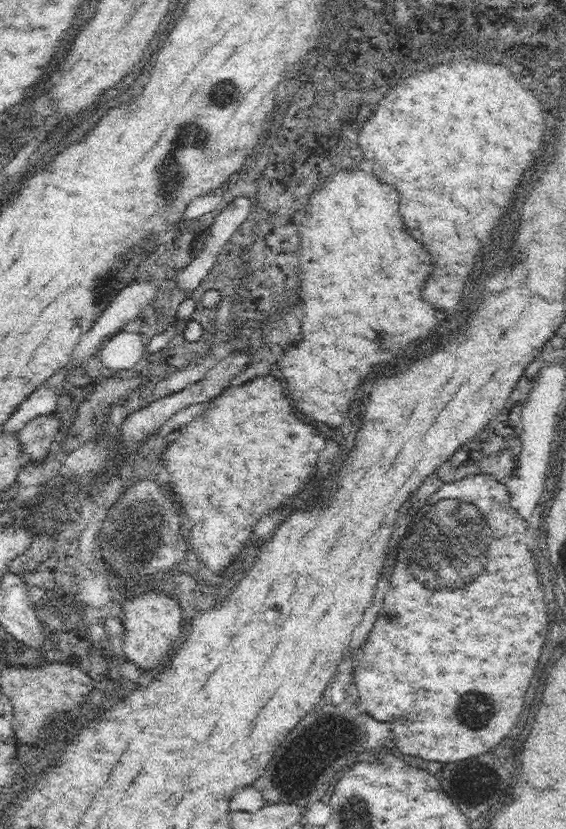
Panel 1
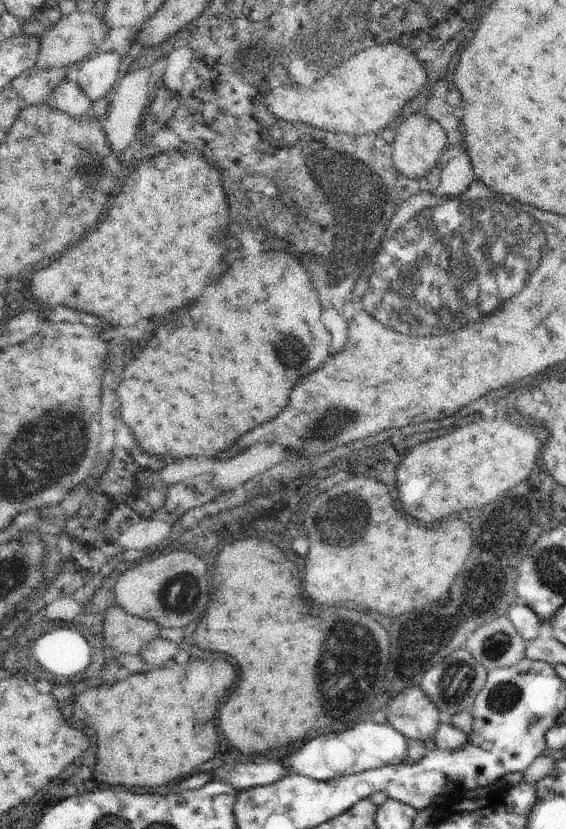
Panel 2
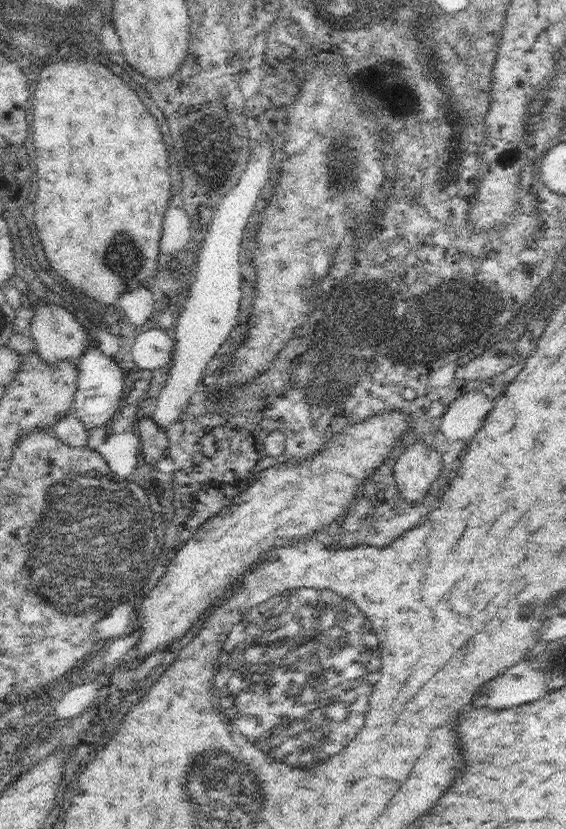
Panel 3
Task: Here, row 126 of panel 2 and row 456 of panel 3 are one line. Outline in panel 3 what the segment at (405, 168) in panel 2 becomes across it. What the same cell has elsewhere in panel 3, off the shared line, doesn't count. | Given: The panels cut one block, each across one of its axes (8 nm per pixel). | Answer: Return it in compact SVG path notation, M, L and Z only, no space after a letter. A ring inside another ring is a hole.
M417 440L399 454L393 466L393 476L401 496L411 506L419 504L431 490L431 484L443 476L441 454L423 440Z

